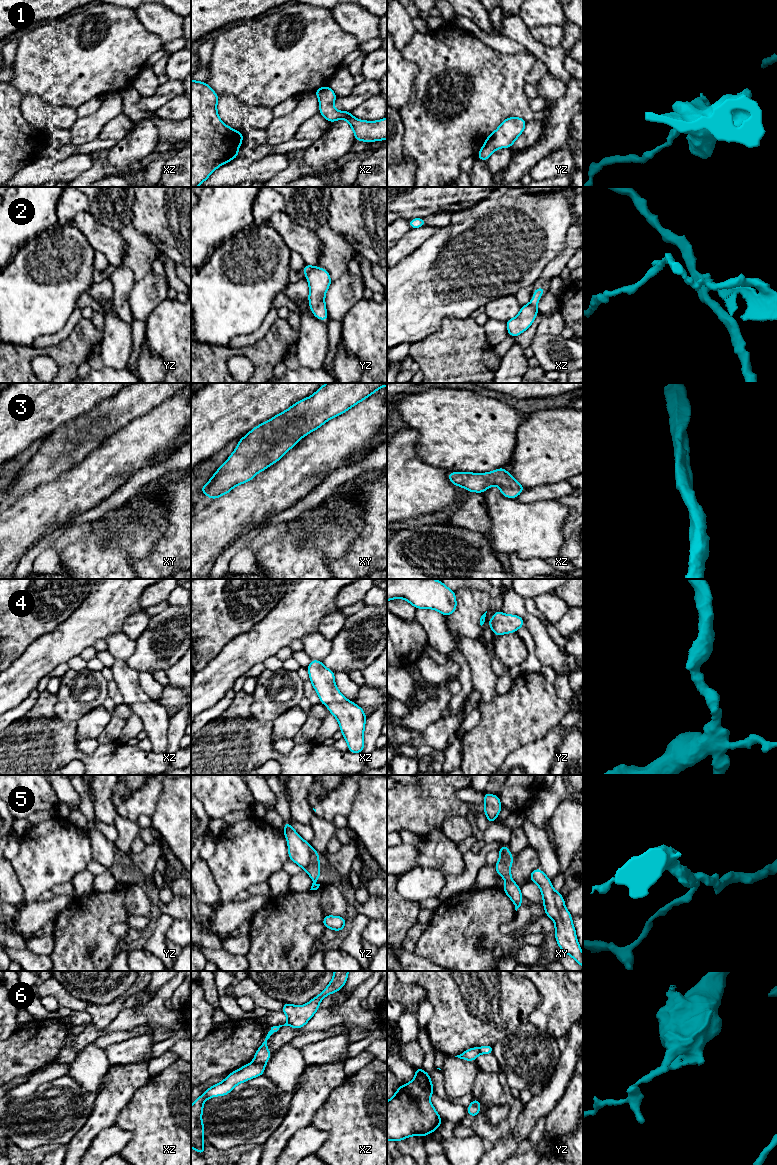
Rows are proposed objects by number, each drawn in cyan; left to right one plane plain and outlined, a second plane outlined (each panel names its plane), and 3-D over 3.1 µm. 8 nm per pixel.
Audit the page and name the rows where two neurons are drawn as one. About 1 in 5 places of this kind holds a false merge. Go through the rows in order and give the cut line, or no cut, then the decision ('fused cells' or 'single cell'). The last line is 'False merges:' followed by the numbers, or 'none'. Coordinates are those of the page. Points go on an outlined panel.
1: cut yz (483, 145), (492, 152); fused cells
2: cut yz (313, 267), (306, 275); fused cells
3: cut none; single cell
4: cut none; single cell
5: cut yz (311, 847), (309, 862), (304, 869); fused cells
6: cut xz (253, 1061), (264, 1065); fused cells
False merges: 1, 2, 5, 6

